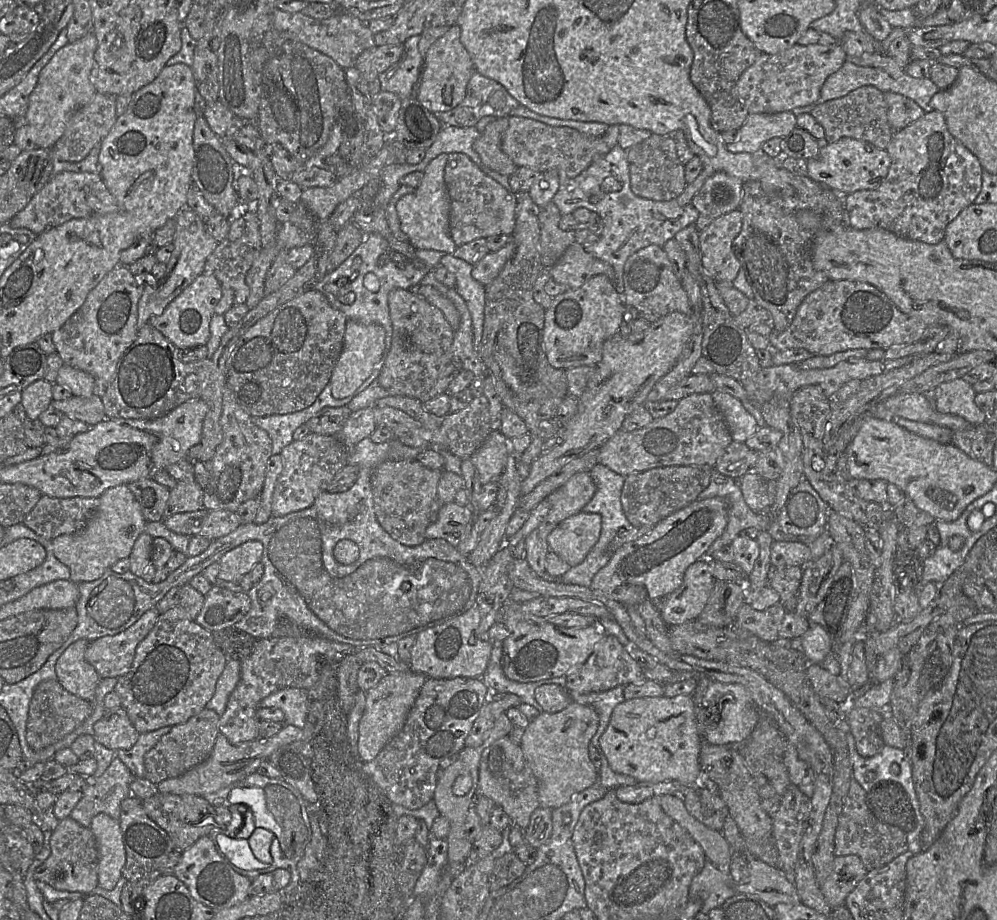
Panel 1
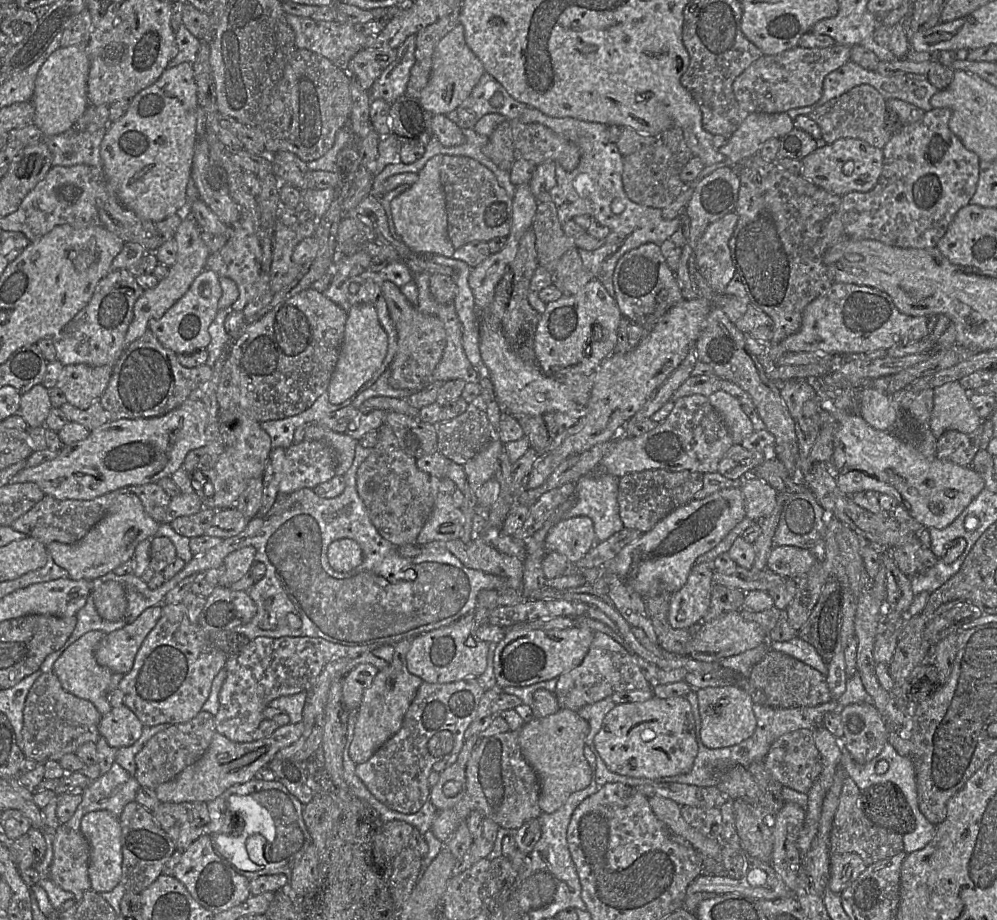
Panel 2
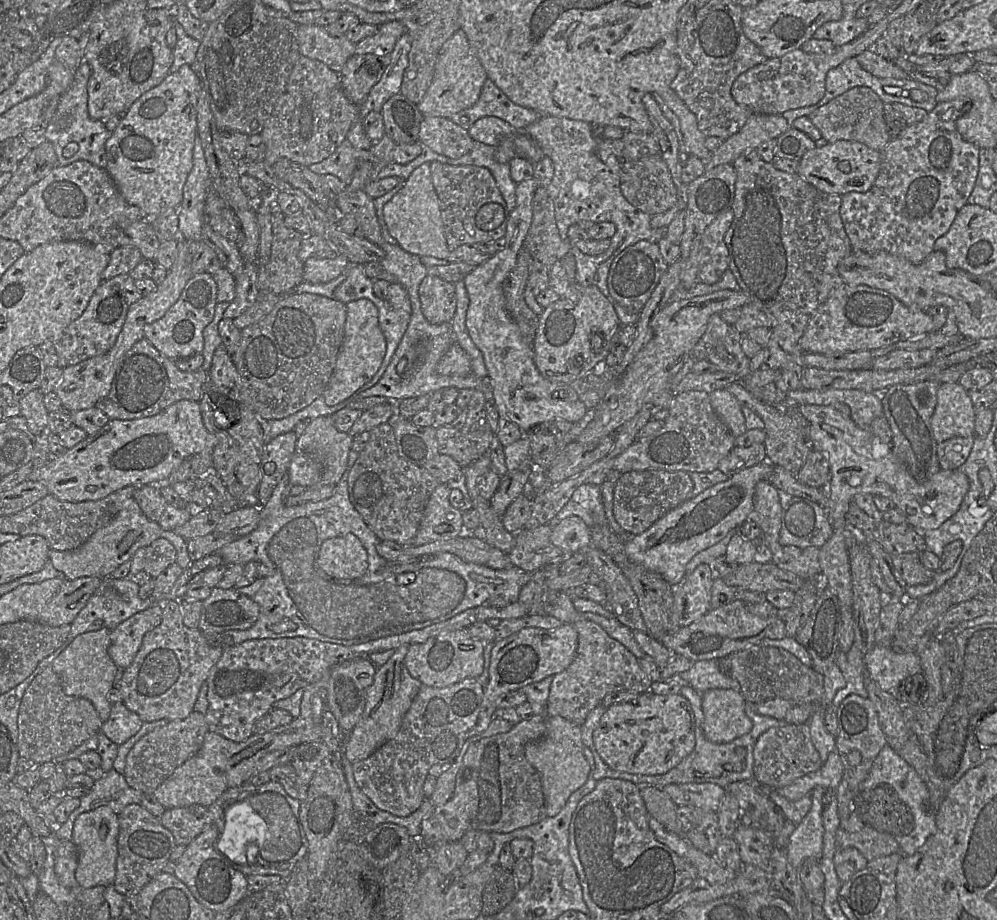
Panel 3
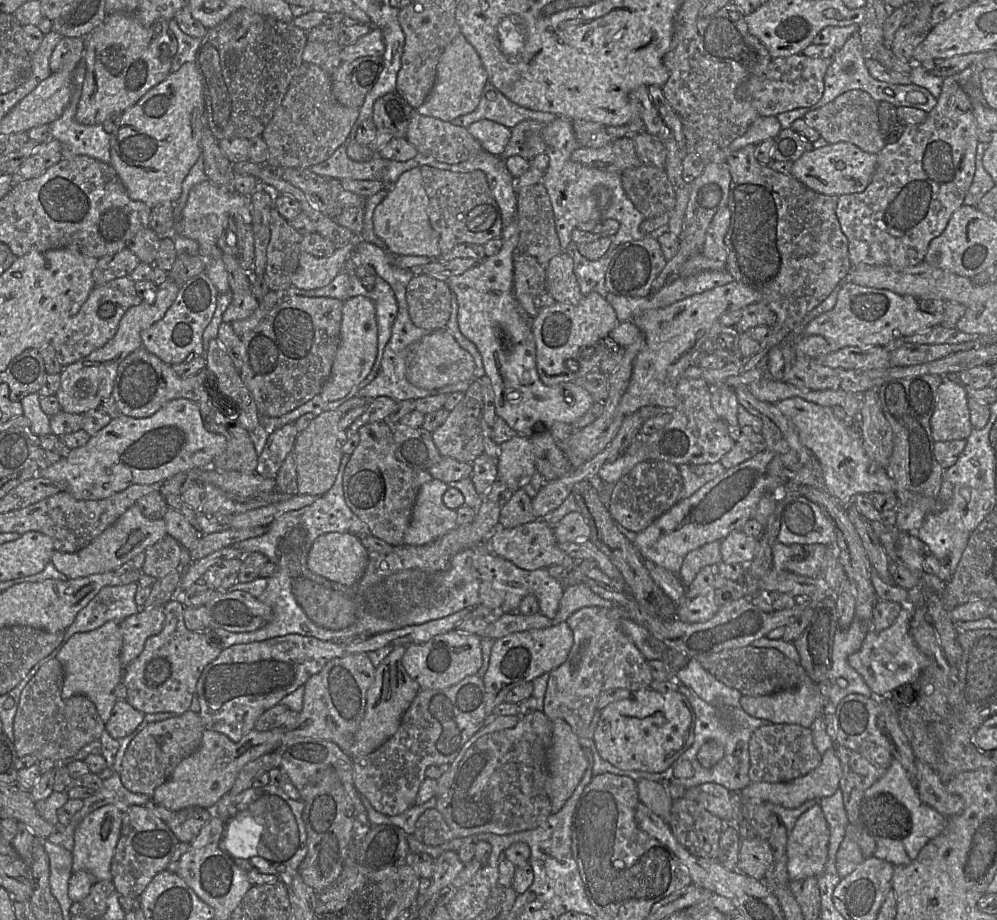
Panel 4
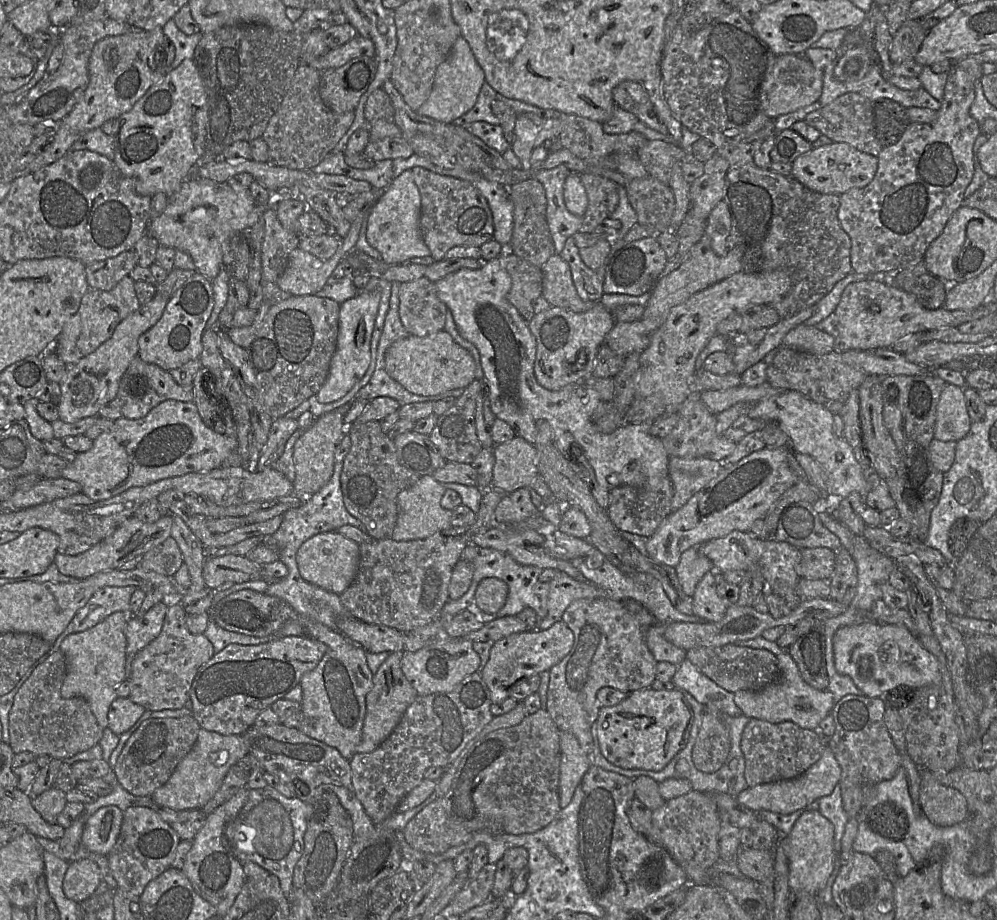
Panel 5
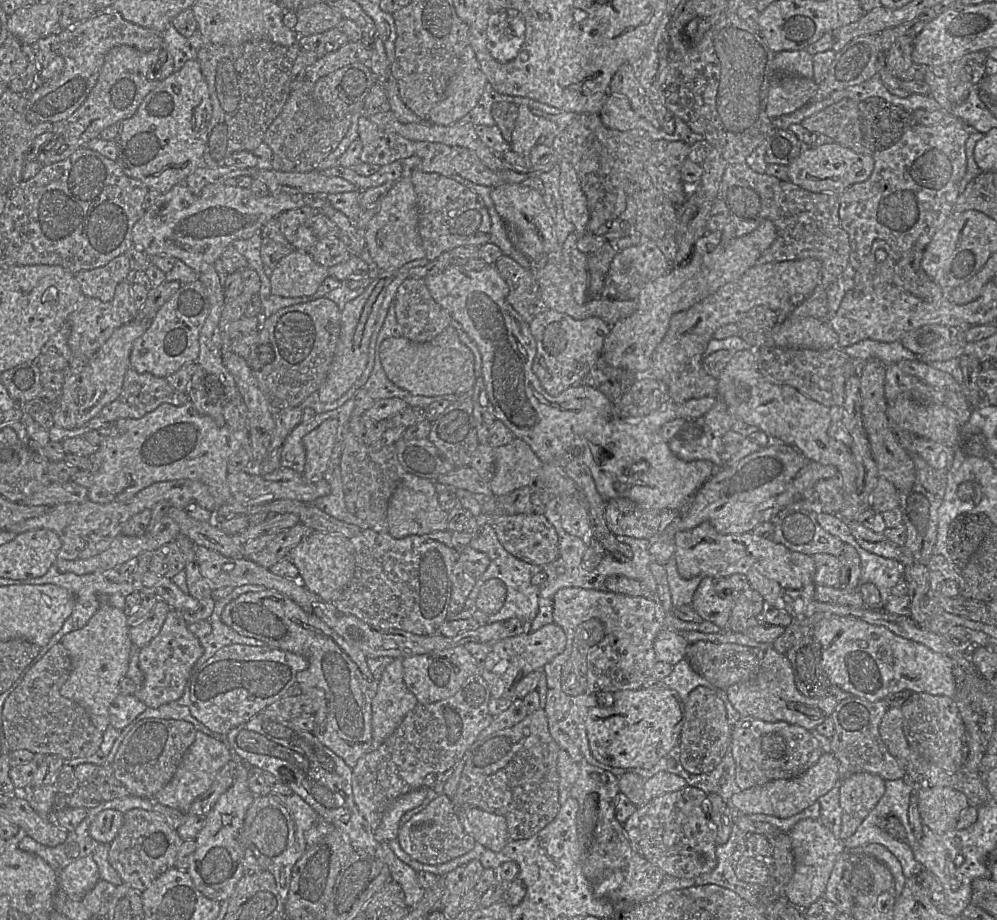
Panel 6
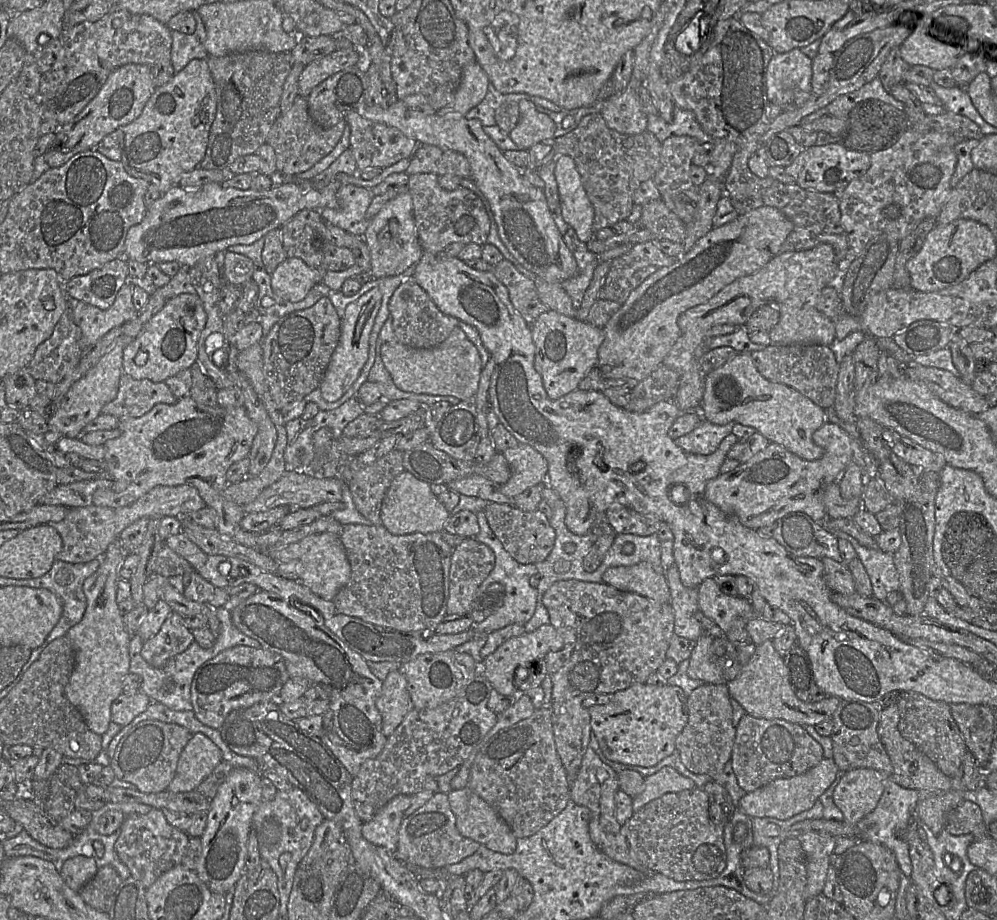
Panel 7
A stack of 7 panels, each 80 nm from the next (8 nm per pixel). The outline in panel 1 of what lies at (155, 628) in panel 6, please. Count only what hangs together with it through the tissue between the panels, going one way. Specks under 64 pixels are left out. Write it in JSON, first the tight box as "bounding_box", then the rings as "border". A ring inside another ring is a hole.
{"bounding_box":[85,607,159,678],"border":[[[153,607],[146,611],[126,630],[115,635],[107,635],[91,641],[85,651],[85,660],[94,667],[100,678],[125,675],[132,667],[138,645],[152,630],[159,616],[159,611],[156,607]]]}

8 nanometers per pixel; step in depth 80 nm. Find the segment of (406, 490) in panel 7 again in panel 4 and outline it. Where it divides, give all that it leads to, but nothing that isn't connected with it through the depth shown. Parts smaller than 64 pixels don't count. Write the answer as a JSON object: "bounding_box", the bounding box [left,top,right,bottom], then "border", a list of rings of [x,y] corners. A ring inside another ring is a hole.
{"bounding_box":[404,478,458,545],"border":[[[434,478],[421,486],[404,534],[404,544],[425,545],[458,526],[456,510],[449,509],[443,503],[447,489],[447,483]]]}

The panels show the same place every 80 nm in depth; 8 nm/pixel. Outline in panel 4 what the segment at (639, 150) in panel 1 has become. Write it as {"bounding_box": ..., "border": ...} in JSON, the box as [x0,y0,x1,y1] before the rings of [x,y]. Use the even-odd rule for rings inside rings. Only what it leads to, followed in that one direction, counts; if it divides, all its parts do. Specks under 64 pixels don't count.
{"bounding_box":[622,164,675,219],"border":[[[642,164],[622,173],[622,185],[635,208],[651,219],[672,212],[675,191],[665,169]]]}

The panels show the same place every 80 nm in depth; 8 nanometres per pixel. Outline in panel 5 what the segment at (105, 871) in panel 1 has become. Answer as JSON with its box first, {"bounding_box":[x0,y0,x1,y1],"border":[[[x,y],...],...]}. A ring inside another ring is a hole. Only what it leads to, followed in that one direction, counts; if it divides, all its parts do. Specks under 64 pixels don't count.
{"bounding_box":[81,805,123,856],"border":[[[115,805],[100,808],[87,821],[81,842],[92,853],[108,856],[123,822],[123,811]]]}

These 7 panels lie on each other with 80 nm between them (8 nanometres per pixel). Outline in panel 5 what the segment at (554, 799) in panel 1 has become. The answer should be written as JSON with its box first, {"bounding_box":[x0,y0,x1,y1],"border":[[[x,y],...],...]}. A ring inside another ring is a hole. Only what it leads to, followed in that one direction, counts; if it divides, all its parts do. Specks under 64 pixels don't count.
{"bounding_box":[559,731,591,809],"border":[[[559,731],[559,737],[561,750],[559,804],[562,809],[571,802],[577,786],[591,765],[572,733]]]}

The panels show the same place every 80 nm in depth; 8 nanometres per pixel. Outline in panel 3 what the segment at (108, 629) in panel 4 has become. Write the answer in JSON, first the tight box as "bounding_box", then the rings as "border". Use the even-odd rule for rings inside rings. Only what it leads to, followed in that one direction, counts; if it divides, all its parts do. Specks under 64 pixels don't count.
{"bounding_box":[51,628,118,722],"border":[[[101,628],[77,635],[51,663],[52,669],[59,677],[63,692],[68,696],[88,699],[102,722],[110,715],[112,704],[108,699],[108,692],[114,686],[114,677],[118,670],[108,654],[110,633],[110,629]]]}

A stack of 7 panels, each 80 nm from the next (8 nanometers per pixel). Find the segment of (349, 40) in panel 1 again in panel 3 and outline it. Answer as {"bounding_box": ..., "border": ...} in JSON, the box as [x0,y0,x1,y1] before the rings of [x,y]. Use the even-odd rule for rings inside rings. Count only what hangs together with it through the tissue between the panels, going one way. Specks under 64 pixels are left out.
{"bounding_box":[297,23,355,73],"border":[[[316,23],[298,25],[297,40],[300,55],[319,60],[337,73],[355,54],[355,43],[345,35],[333,37],[324,26]]]}

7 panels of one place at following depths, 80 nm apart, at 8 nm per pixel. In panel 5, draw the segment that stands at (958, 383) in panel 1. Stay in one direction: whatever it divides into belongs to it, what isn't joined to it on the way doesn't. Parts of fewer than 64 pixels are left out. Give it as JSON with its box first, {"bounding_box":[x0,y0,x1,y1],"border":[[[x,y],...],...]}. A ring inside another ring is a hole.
{"bounding_box":[934,384,971,442],"border":[[[946,384],[937,404],[934,438],[957,442],[968,434],[971,424],[963,388]]]}

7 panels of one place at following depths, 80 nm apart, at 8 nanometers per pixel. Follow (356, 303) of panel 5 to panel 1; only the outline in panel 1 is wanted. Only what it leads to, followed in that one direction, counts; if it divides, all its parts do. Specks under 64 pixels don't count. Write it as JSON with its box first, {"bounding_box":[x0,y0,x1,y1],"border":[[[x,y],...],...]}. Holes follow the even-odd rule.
{"bounding_box":[329,320,385,399],"border":[[[347,320],[343,350],[329,382],[332,396],[336,399],[342,399],[353,394],[370,376],[375,364],[381,359],[384,349],[385,330],[382,326],[376,324],[364,325]]]}

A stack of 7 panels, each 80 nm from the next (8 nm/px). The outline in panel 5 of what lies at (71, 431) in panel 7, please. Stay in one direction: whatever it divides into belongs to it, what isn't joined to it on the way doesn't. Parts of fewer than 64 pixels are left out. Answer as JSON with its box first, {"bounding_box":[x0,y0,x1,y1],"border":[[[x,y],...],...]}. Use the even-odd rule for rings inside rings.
{"bounding_box":[57,293,171,423],"border":[[[155,293],[147,304],[141,305],[137,311],[122,320],[112,336],[95,351],[74,365],[68,365],[66,375],[59,383],[61,394],[57,404],[58,419],[73,423],[85,417],[96,417],[100,409],[115,398],[124,372],[138,356],[139,337],[158,322],[171,297]]]}

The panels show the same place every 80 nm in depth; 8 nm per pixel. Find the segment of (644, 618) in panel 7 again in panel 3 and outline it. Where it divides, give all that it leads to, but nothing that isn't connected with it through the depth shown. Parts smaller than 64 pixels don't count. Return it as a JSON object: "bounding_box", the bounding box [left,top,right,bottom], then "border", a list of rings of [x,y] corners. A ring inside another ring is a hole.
{"bounding_box":[546,620,652,726],"border":[[[579,620],[571,625],[578,633],[577,655],[565,671],[553,676],[546,708],[548,717],[561,716],[582,726],[590,712],[602,703],[606,695],[621,691],[638,694],[650,691],[652,682],[641,669],[636,656],[620,642],[610,637],[601,626],[588,620]]]}

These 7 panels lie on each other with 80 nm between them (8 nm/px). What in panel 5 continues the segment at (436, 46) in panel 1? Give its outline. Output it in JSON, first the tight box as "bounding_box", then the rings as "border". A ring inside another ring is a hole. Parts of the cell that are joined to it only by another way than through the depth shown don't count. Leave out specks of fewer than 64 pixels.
{"bounding_box":[417,35,484,123],"border":[[[460,35],[448,57],[438,66],[432,92],[417,112],[438,122],[453,123],[473,108],[484,82],[484,71],[478,64],[468,42]]]}

